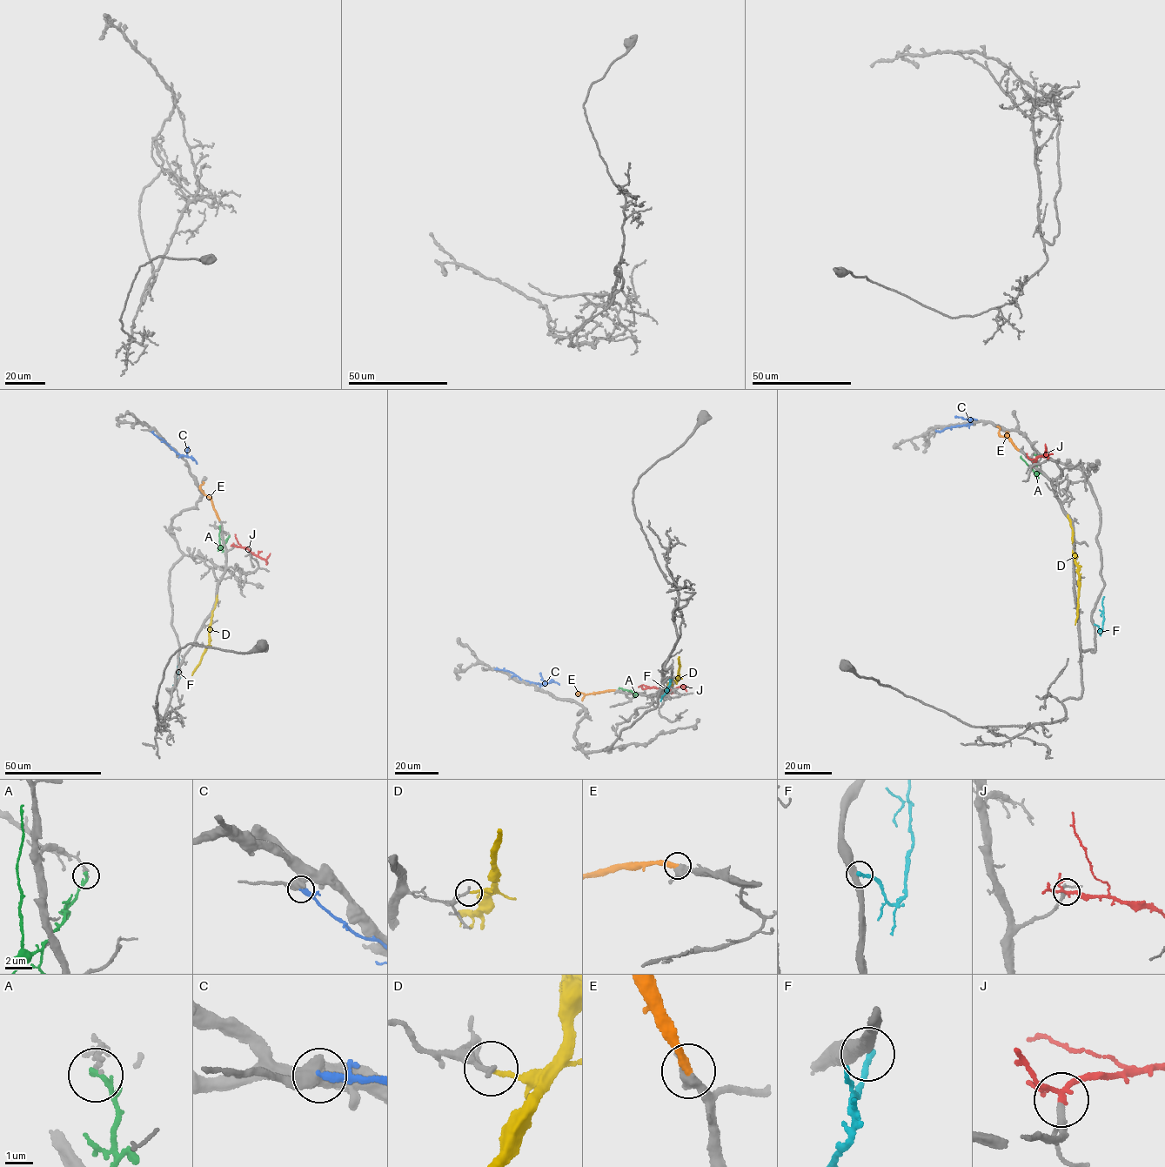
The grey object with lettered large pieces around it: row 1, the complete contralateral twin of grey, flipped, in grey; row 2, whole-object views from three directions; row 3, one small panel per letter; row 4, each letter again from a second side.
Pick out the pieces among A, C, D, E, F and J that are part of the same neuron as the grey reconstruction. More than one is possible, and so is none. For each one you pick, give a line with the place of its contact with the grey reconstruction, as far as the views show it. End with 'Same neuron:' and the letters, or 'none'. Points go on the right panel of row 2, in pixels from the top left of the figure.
E: Touches grey at (1020, 451)
J: Touches grey at (1036, 463)
Same neuron: E, J

